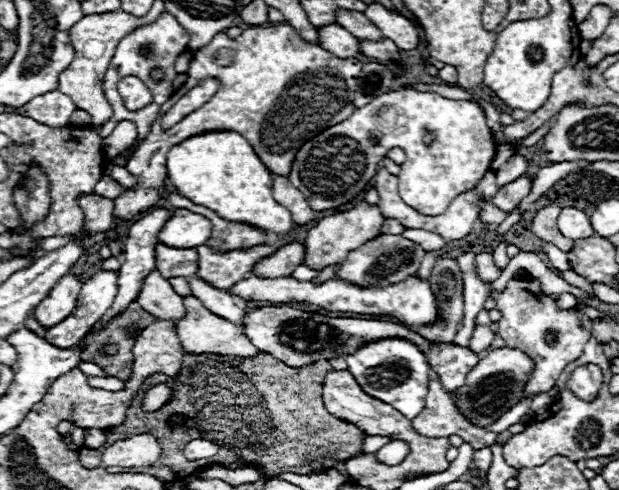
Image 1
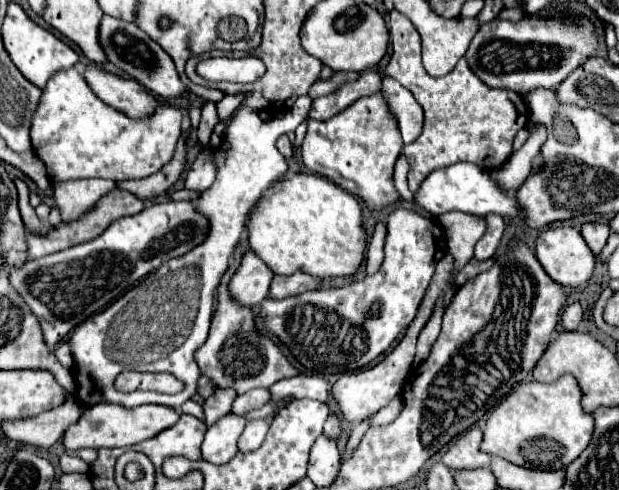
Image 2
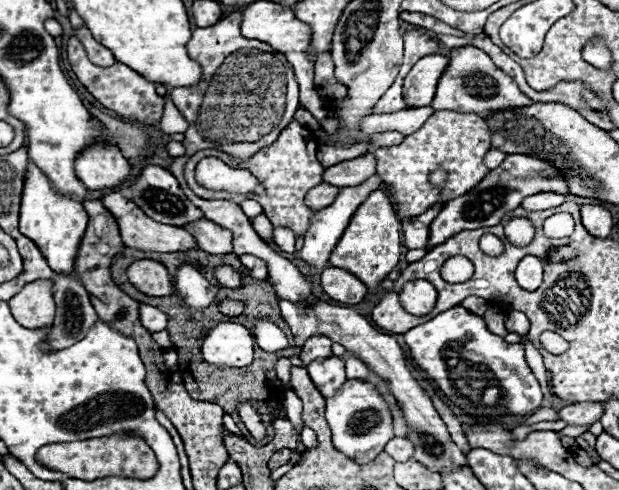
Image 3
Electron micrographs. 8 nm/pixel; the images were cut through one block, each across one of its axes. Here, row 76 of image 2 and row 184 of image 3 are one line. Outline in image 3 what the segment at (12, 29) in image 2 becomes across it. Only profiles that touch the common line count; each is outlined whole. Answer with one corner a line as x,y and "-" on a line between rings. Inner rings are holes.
30,162
28,172
26,172
26,186
22,190
22,204
20,204
20,232
24,236
30,236
46,256
46,262
54,272
62,272
62,276
76,278
74,264
76,264
76,254
78,254
78,244
84,236
88,224
88,214
82,206
82,202
76,202
68,196
58,196
48,178

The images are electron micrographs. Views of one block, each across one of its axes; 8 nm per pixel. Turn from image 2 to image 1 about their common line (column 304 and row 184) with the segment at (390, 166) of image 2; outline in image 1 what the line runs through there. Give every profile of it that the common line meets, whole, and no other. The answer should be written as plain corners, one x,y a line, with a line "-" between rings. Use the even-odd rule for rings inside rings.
288,24
272,28
254,26
244,30
236,40
218,32
214,40
194,56
186,84
162,104
160,116
164,116
204,78
218,78
218,92
174,128
162,130
160,120
152,126
148,138
126,164
126,170
136,176
138,184
134,188
124,188
122,196
114,198
114,220
132,220
140,212
150,210
164,196
164,184
168,178
166,156
170,148
202,132
238,132
250,142
256,156
272,174
288,176
294,156
306,140
346,120
354,112
354,88
360,70
362,62
358,58
342,60
320,46
312,46
-
316,70
320,70
320,74
316,74

